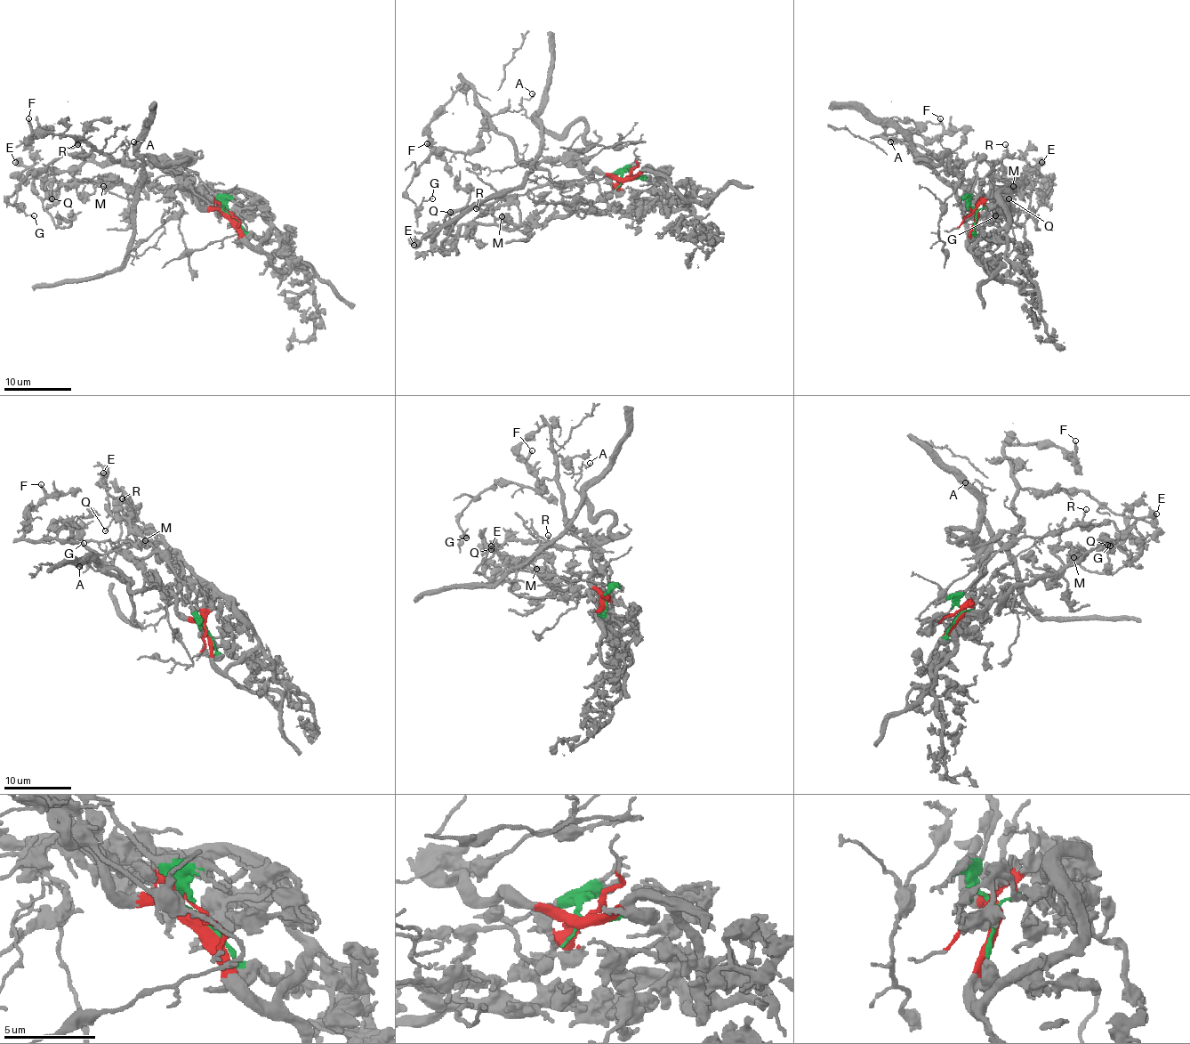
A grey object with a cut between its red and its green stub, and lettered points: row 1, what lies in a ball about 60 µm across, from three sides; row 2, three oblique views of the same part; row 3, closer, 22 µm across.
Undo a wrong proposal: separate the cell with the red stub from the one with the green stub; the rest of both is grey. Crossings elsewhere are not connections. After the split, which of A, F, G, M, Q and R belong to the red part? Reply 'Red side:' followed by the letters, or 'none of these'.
Red side: A, M, Q

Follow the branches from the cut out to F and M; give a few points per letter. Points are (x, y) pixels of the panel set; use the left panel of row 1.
F: (229, 214), (196, 175), (173, 162), (155, 157), (123, 165), (68, 136), (33, 133), (31, 140), (28, 117)
M: (229, 216), (216, 196), (205, 189), (102, 186)

